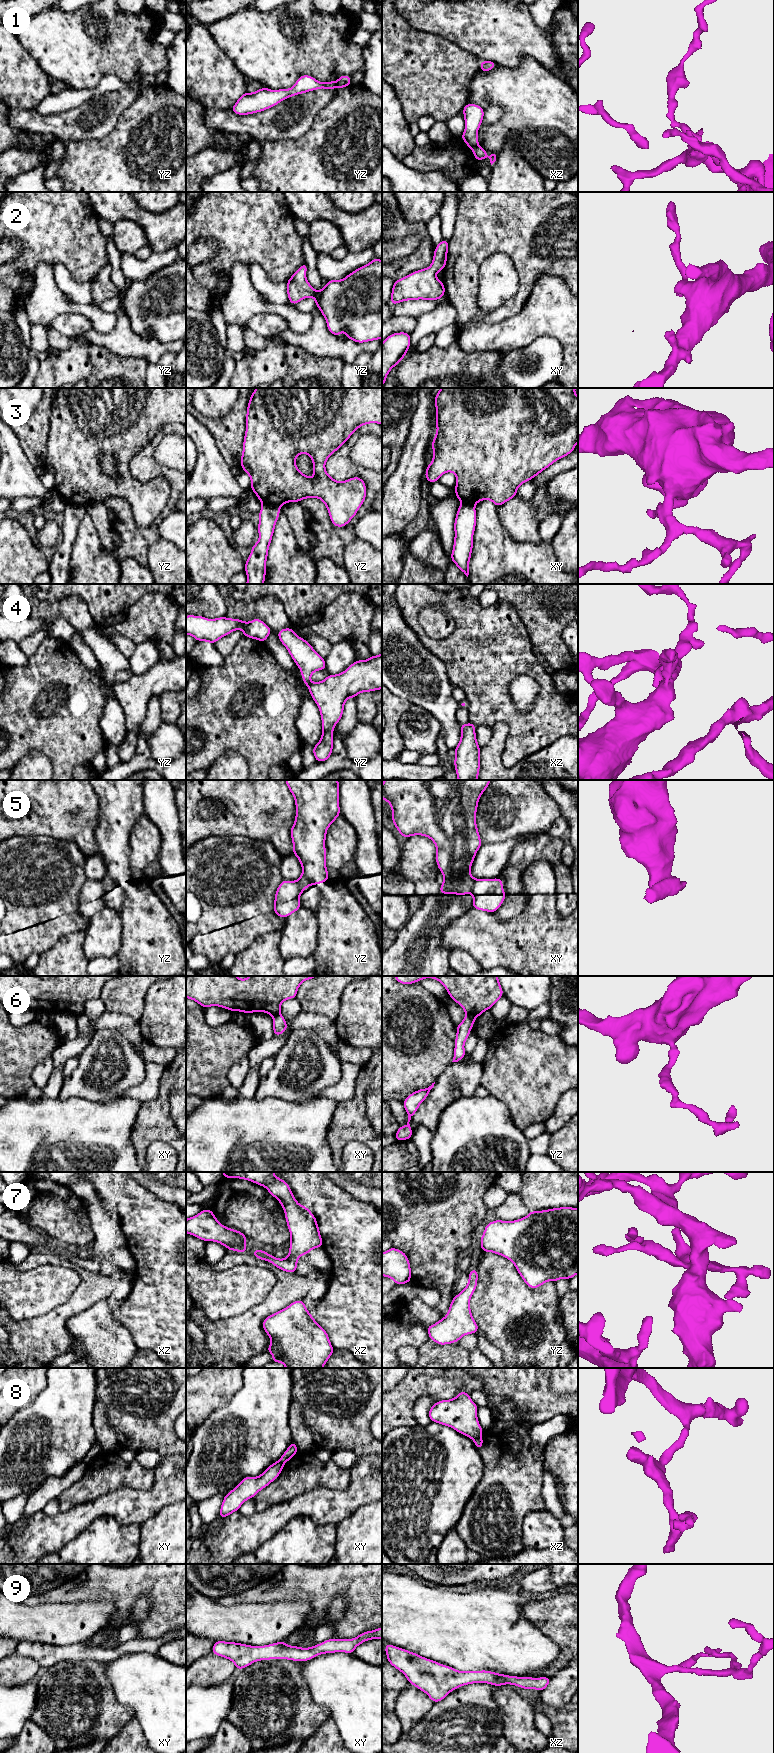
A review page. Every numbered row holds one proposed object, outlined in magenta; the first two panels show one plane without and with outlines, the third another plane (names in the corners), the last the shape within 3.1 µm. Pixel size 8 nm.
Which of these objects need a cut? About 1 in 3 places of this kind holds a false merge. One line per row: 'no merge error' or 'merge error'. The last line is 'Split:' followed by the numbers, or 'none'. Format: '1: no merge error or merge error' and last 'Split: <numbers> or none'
1: merge error
2: no merge error
3: merge error
4: no merge error
5: merge error
6: merge error
7: no merge error
8: merge error
9: no merge error
Split: 1, 3, 5, 6, 8

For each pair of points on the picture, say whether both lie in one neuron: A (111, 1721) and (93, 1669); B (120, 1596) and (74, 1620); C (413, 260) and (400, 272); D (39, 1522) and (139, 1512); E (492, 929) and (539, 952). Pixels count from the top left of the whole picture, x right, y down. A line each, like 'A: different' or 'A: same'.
A: same
B: different
C: same
D: same
E: same

